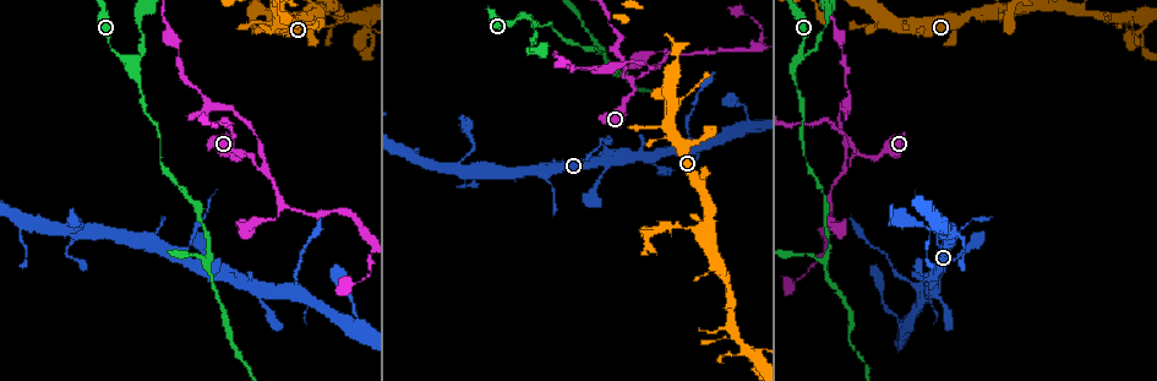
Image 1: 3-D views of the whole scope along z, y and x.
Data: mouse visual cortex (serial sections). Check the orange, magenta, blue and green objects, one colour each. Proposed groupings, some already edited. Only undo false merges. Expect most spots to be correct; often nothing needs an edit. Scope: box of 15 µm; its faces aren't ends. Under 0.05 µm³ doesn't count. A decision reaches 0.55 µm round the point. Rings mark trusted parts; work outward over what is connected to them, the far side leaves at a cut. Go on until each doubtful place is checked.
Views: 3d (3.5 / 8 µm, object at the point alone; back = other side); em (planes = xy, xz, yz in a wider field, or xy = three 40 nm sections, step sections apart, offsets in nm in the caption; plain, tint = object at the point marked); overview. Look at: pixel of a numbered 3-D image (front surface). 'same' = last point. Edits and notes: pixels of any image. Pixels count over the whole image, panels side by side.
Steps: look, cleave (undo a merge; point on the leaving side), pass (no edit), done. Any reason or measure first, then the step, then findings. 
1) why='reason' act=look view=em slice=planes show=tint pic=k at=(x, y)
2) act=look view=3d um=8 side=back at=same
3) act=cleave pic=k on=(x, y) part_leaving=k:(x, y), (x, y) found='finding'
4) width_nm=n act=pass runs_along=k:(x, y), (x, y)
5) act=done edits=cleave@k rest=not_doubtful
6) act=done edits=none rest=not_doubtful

why='thin neck' act=look view=3d um=8 pic=1 at=(299, 292)

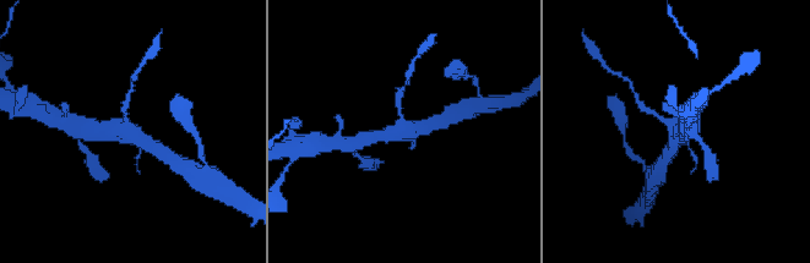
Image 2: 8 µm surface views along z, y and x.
why='shape alone is not enough' act=look view=em slice=xy step=2 show=tint pic=2 at=(126, 127)

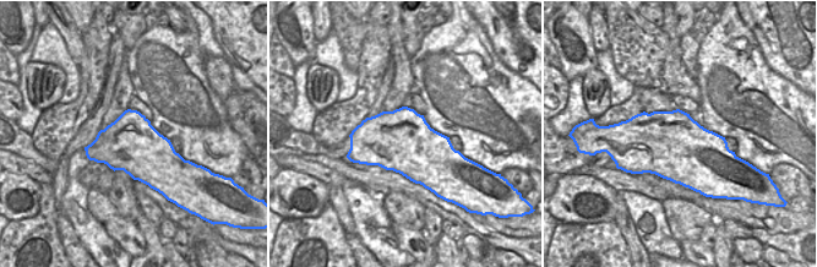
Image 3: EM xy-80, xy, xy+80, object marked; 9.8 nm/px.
act=pass runs_along=2:(93, 126), (129, 131), (157, 149) found='all the same cell'

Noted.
why='branch point' act=look view=3d um=3.5 pic=1 at=(793, 62)

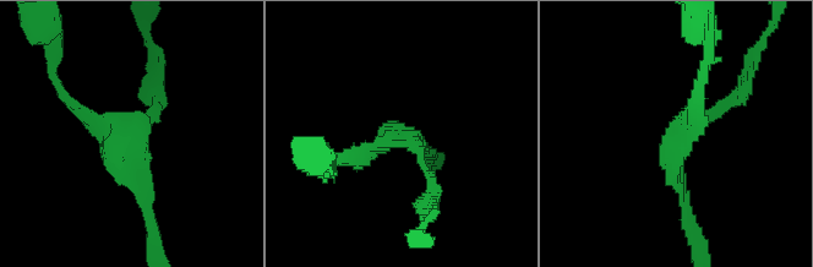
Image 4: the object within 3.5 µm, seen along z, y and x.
arms=3 arm_widths_nm=150,150,150 act=look view=em slice=xy step=1 show=tint pic=4 at=(674, 139)

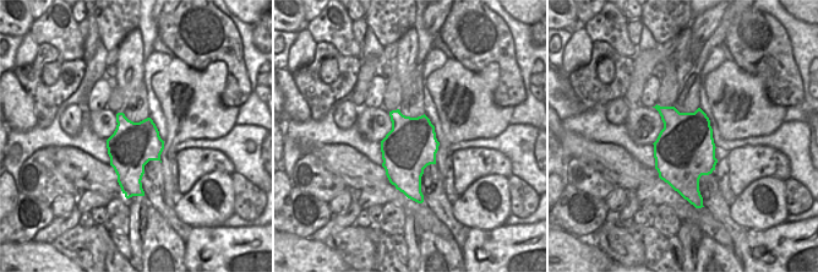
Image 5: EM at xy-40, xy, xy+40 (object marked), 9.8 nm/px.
act=pass runs_along=4:(60, 88), (116, 137), (147, 210) found='one cell here'

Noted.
act=look view=3d um=3.5 pic=1 at=(856, 155)

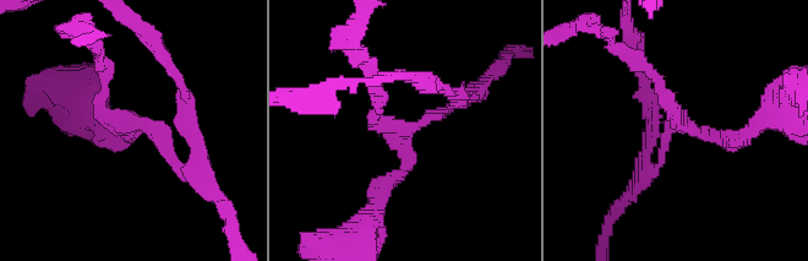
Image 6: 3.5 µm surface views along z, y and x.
arms=3 arm_widths_nm=150,150,200 why='now the EM' act=look view=em slice=xy step=5 show=tint pic=6 at=(683, 125)

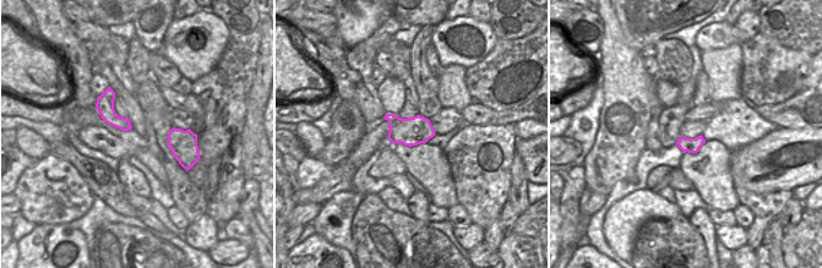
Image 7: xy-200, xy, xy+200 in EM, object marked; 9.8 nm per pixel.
act=pass runs_along=6:(380, 195), (407, 164), (399, 136), (456, 104) found='all the same cell'

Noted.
why='two arms at a narrow angle' act=look view=3d um=3.5 pic=1 at=(263, 168)

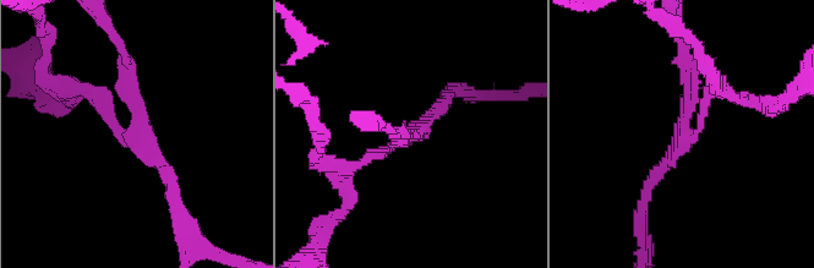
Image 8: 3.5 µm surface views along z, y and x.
arms=3 arm_widths_nm=150,200,200 act=look view=em slice=xy step=3 show=tint pic=8 at=(416, 133)

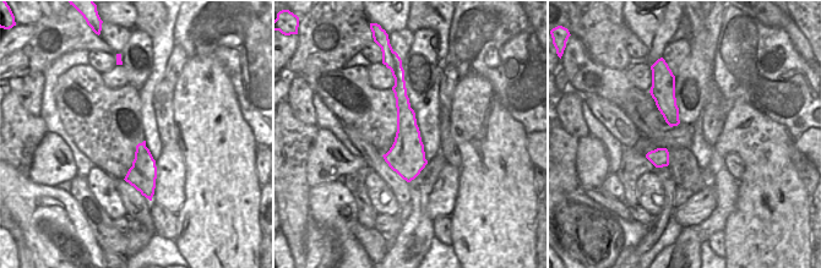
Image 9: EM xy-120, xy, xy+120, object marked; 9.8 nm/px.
act=pass runs_along=8:(88, 91), (123, 135), (145, 138), (175, 200) found='continuous, no second cell'

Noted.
why='side arm on a straight run' act=look view=3d um=3.5 pic=1 at=(597, 44)

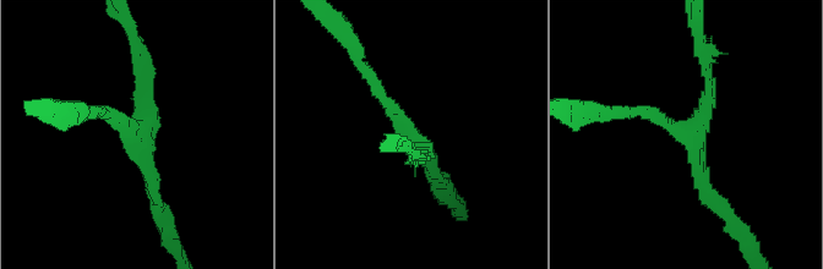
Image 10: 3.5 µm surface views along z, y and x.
arms=3 arm_widths_nm=150,200,200 why='shape alone is not enough' act=look view=em slice=planes show=tint pic=10 at=(694, 130)

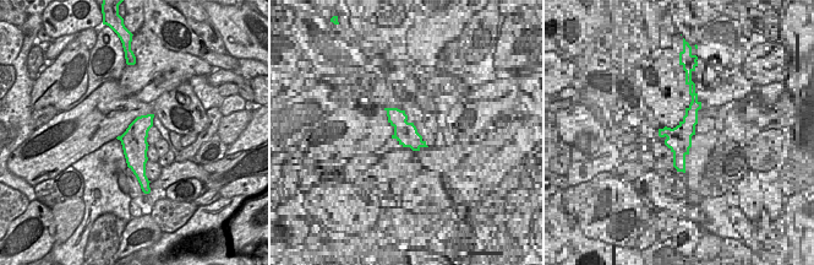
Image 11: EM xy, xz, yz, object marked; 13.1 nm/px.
act=pass runs_along=10:(141, 51), (141, 164), (156, 202) found='all the same cell'

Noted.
why='abrupt turn' act=look view=3d um=3.5 pic=1 at=(671, 227)

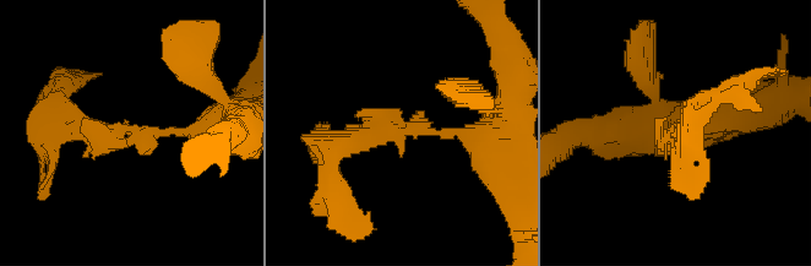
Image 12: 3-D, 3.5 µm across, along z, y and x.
act=look view=em slice=planes show=tint pic=12 at=(131, 142)

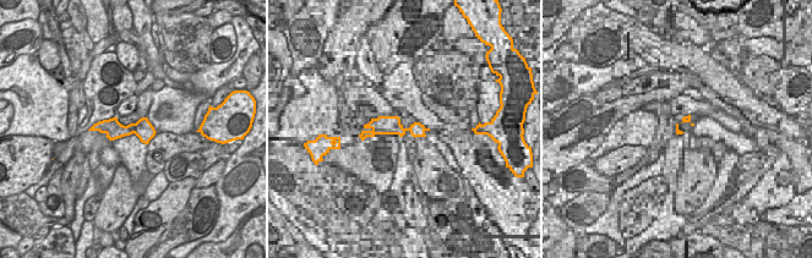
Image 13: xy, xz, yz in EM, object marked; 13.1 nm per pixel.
act=pass runs_along=13:(96, 127), (152, 132) found='one cell here'

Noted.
act=done edits=none rest=not_doubtful

